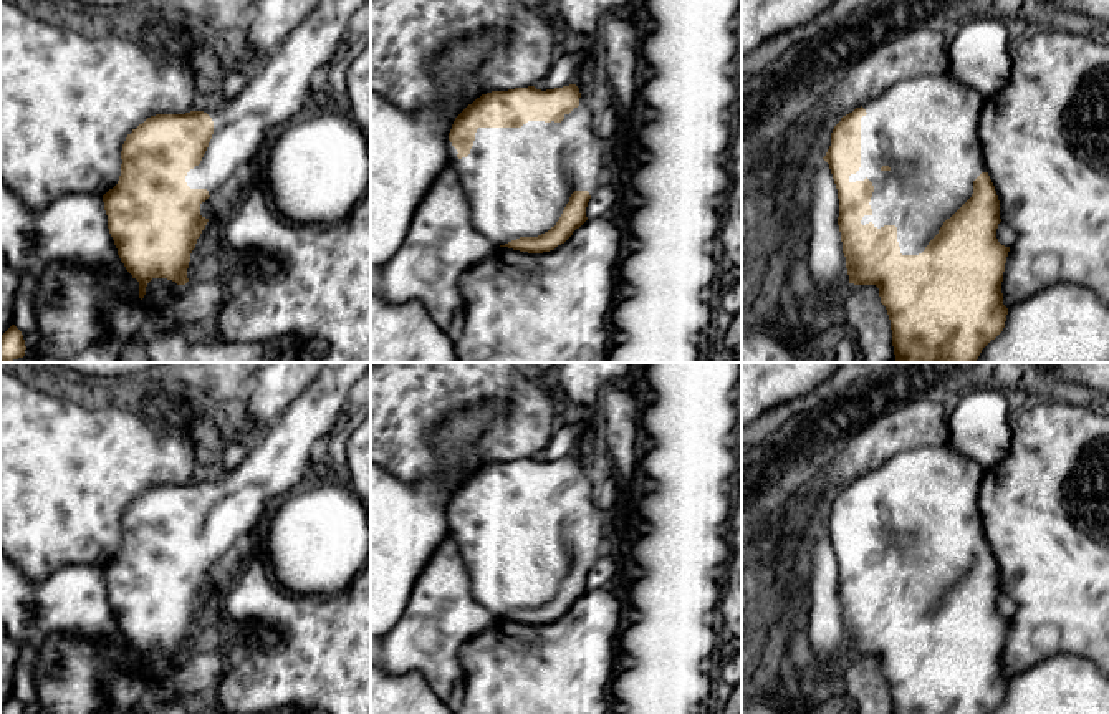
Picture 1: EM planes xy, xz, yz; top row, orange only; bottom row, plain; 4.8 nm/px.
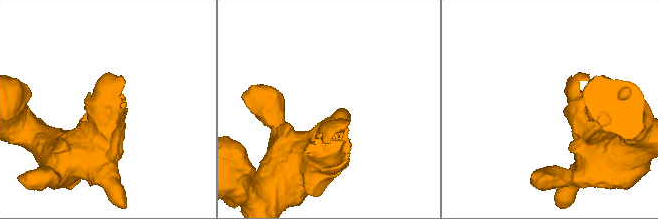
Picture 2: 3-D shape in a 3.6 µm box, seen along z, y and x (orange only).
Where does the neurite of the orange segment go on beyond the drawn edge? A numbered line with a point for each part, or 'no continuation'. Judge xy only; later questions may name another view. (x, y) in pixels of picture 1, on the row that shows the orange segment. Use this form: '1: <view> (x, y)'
1: xy (278, 91)

